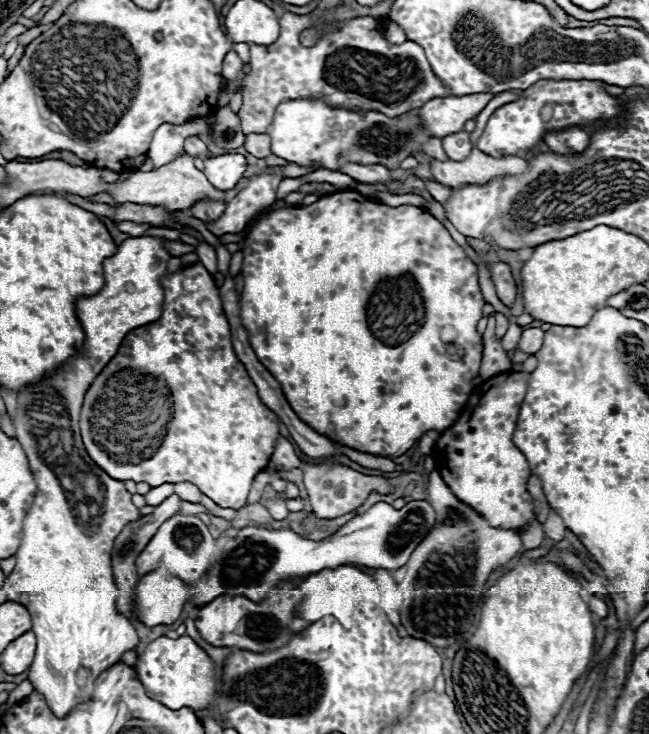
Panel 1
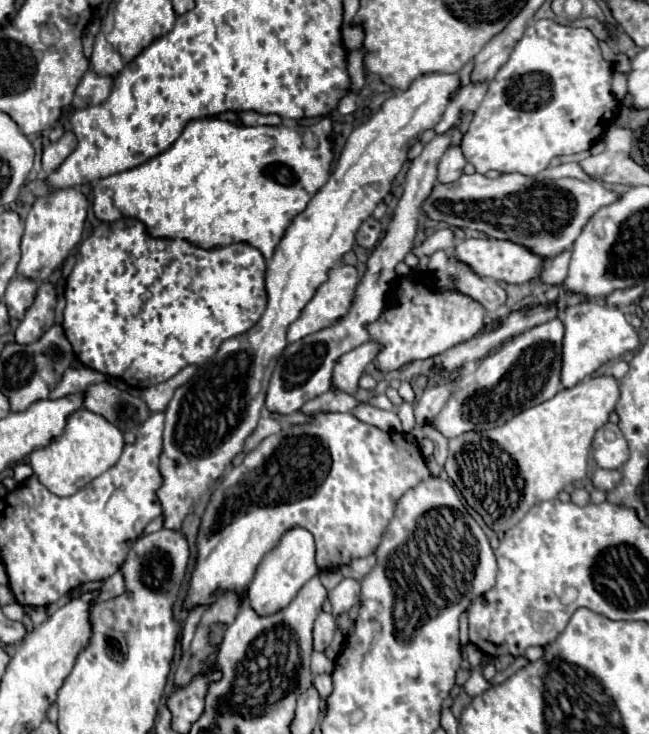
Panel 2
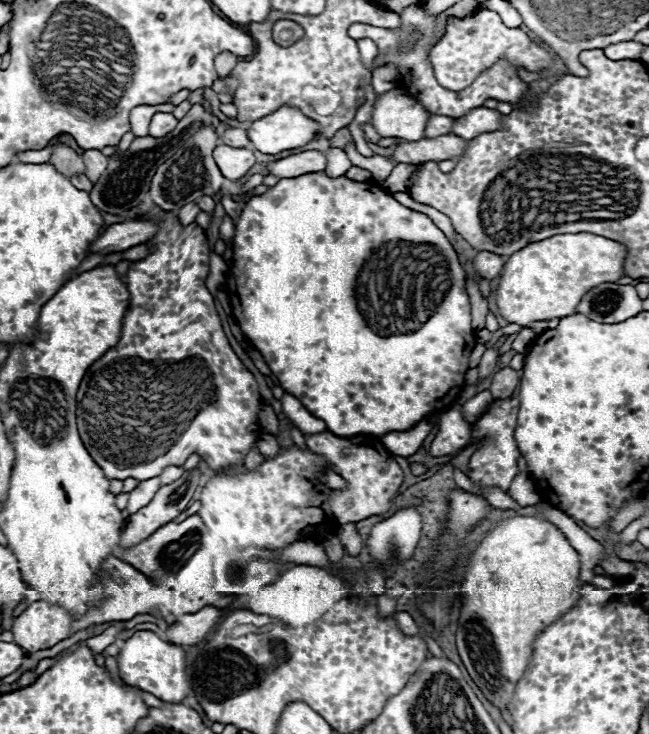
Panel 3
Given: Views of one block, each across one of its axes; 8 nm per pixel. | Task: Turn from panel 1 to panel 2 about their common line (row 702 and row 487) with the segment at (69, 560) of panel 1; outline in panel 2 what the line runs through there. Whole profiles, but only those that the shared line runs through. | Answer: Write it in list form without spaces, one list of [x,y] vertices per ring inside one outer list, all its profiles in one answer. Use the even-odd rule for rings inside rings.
[[[80,408],[78,412],[72,412],[66,418],[66,428],[62,436],[54,438],[46,448],[34,450],[30,454],[30,466],[50,492],[58,496],[70,496],[76,490],[90,484],[96,476],[112,468],[118,462],[122,448],[124,448],[124,438],[114,424],[110,424],[104,416]]]

